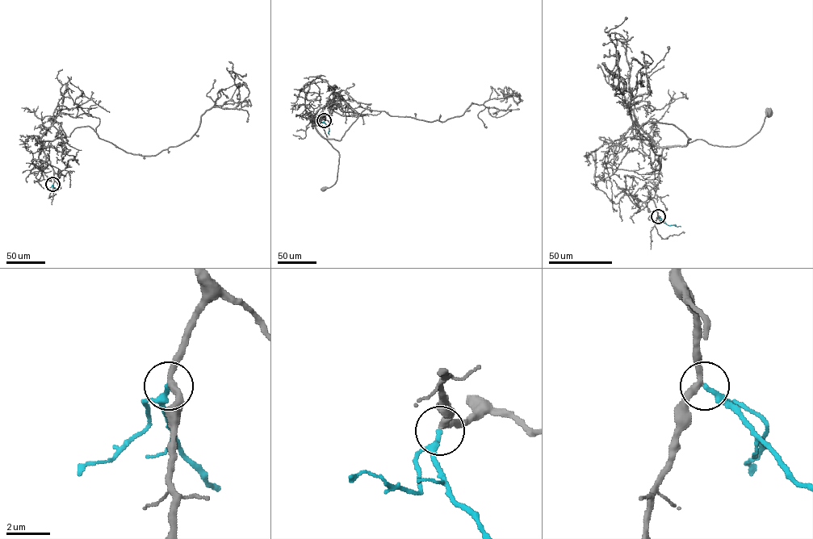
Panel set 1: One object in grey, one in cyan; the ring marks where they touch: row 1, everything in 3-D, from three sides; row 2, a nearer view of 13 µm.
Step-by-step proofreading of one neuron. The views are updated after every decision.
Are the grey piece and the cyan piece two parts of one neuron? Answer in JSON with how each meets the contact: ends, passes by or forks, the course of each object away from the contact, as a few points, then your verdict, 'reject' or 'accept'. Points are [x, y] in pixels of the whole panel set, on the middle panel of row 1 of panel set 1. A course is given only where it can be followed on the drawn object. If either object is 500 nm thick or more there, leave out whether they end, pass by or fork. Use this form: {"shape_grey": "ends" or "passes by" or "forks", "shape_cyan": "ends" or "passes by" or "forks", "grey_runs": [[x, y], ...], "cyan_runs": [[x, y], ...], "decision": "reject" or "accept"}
{"shape_grey": "passes by", "shape_cyan": "ends", "grey_runs": [[324, 120], [325, 115], [313, 123], [315, 127], [338, 152], [339, 157], [337, 181], [330, 187], [324, 188]], "cyan_runs": [[324, 120], [328, 127], [328, 135]], "decision": "accept"}

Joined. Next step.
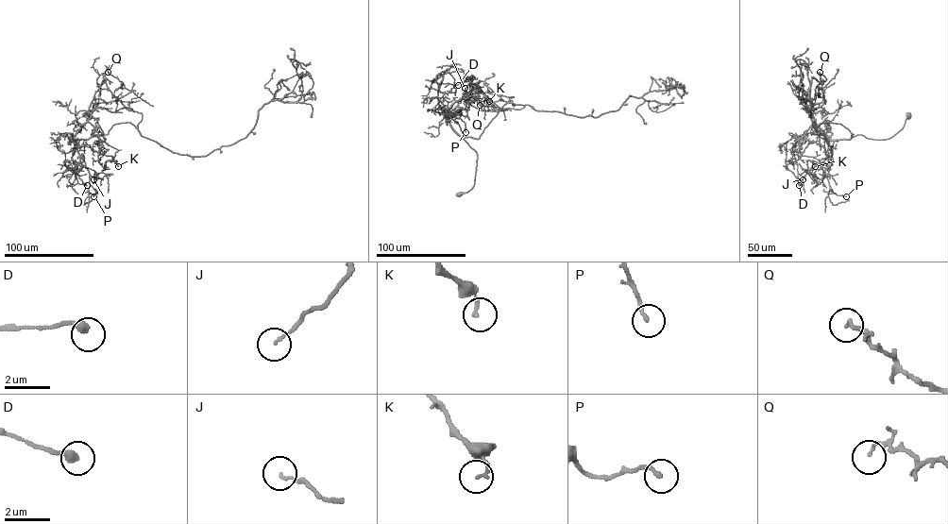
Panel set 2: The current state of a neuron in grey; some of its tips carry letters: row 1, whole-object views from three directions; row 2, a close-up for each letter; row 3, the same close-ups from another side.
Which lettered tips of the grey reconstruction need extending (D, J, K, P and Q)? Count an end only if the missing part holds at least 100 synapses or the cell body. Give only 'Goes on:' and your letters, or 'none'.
Goes on: none

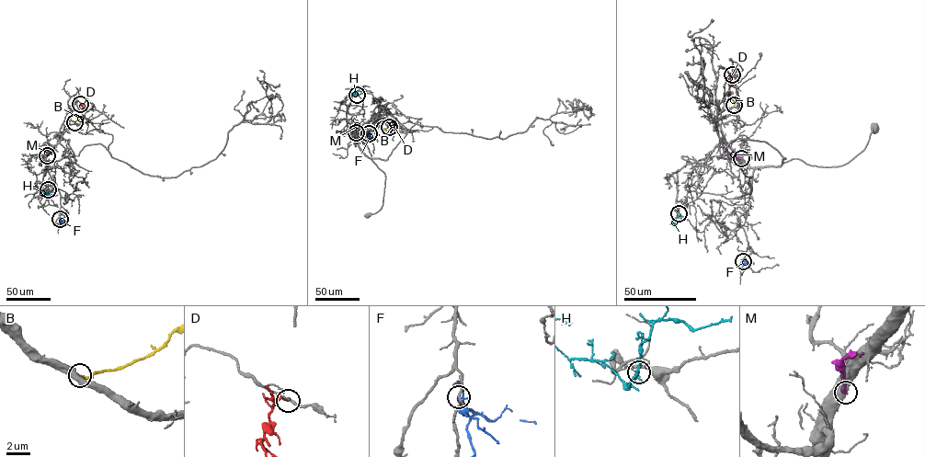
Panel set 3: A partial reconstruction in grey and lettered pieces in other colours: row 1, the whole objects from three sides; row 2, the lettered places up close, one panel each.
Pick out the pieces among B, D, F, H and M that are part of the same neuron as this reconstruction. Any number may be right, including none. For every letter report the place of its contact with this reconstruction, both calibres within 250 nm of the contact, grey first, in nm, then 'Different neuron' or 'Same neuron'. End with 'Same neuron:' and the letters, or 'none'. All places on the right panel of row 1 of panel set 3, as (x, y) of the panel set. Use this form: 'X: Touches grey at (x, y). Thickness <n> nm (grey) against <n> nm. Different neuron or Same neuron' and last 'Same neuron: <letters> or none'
B: Touches grey at (734, 105). Thickness 240 nm (grey) against 220 nm. Same neuron
D: Touches grey at (732, 74). Thickness 200 nm (grey) against 200 nm. Different neuron
F: Touches grey at (743, 261). Thickness 160 nm (grey) against 160 nm. Different neuron
H: Touches grey at (679, 213). Thickness 130 nm (grey) against 240 nm. Different neuron
M: Touches grey at (741, 158). Thickness 800 nm (grey) against 200 nm. Different neuron
Same neuron: B

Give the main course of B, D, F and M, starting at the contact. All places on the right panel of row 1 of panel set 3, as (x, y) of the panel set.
B: (734, 105), (725, 94), (728, 96)
D: (732, 74), (728, 81), (734, 87)
F: (743, 261), (749, 265), (741, 273)
M: (741, 158), (726, 152)

